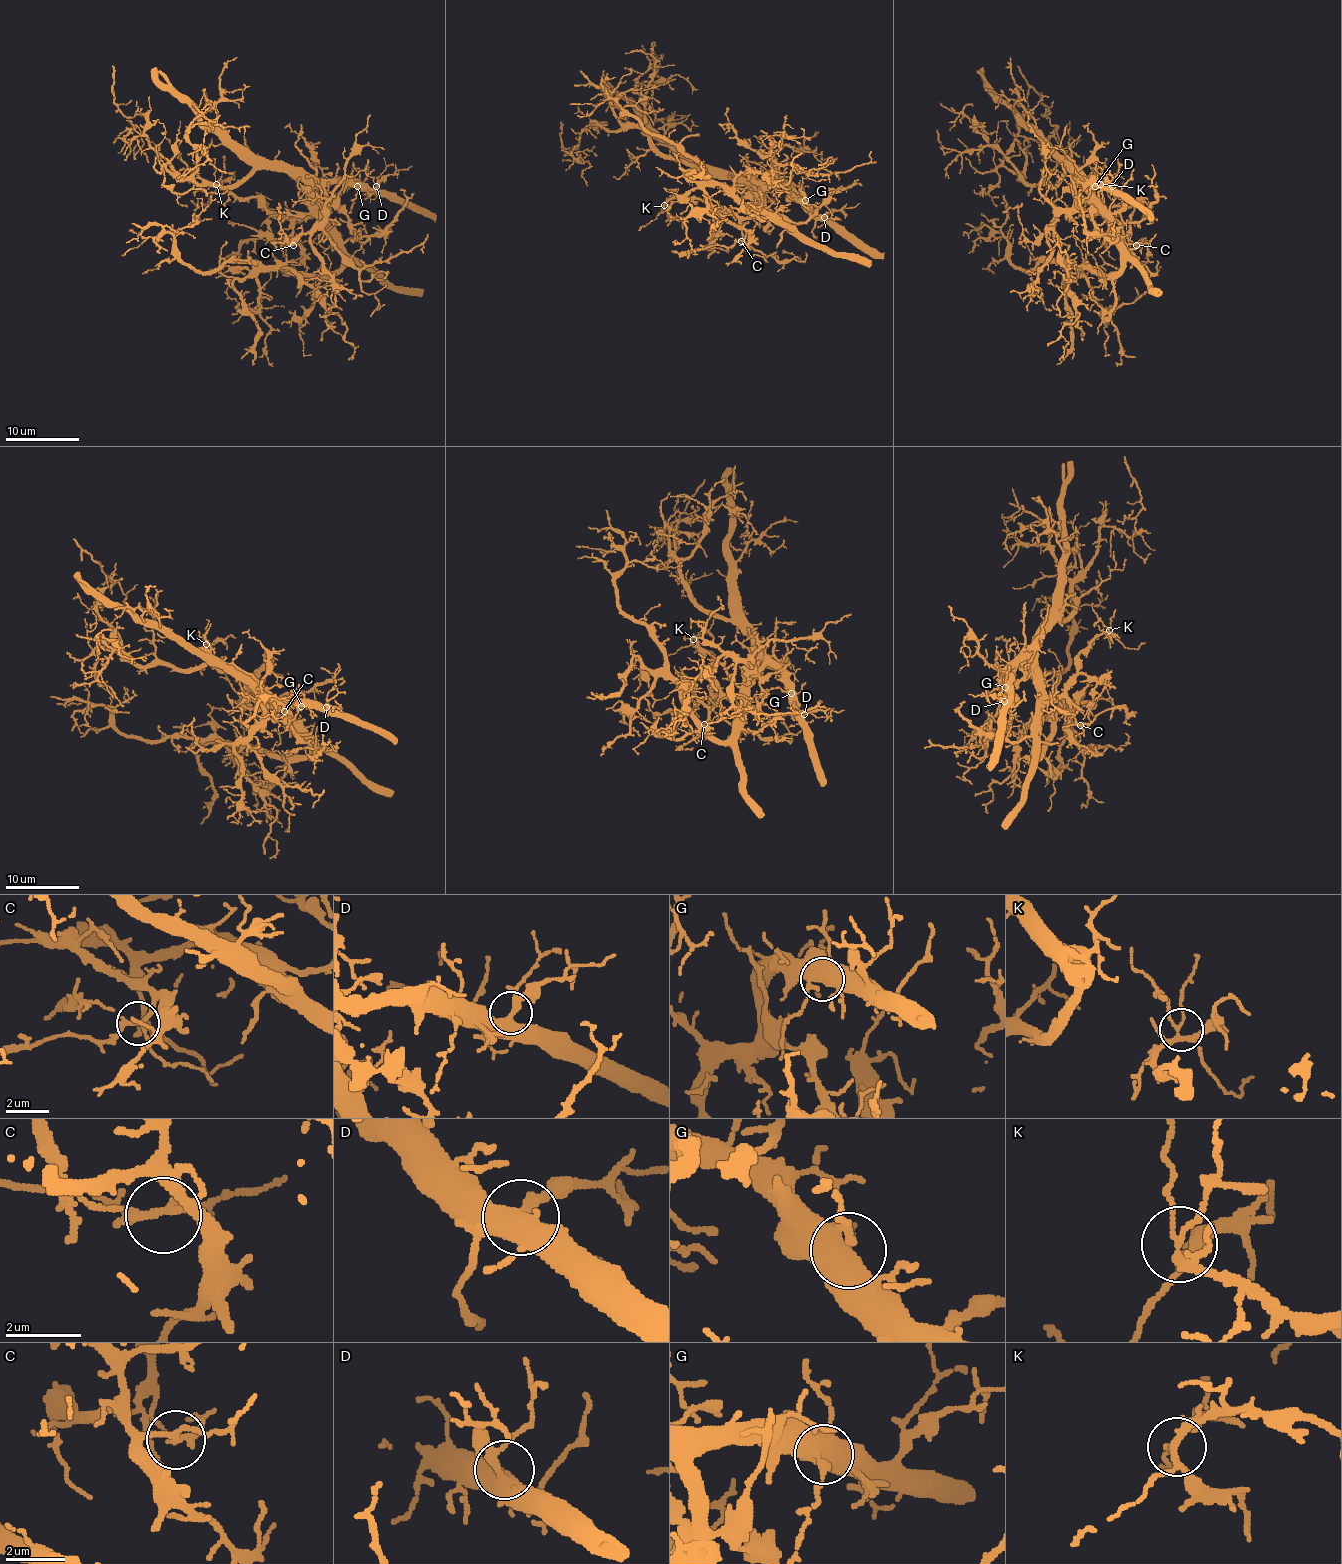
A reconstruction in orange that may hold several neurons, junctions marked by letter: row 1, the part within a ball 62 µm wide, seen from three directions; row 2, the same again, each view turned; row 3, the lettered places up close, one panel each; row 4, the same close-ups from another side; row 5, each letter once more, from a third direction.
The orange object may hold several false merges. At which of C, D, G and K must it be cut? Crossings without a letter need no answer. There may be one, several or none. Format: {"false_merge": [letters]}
{"false_merge": []}

